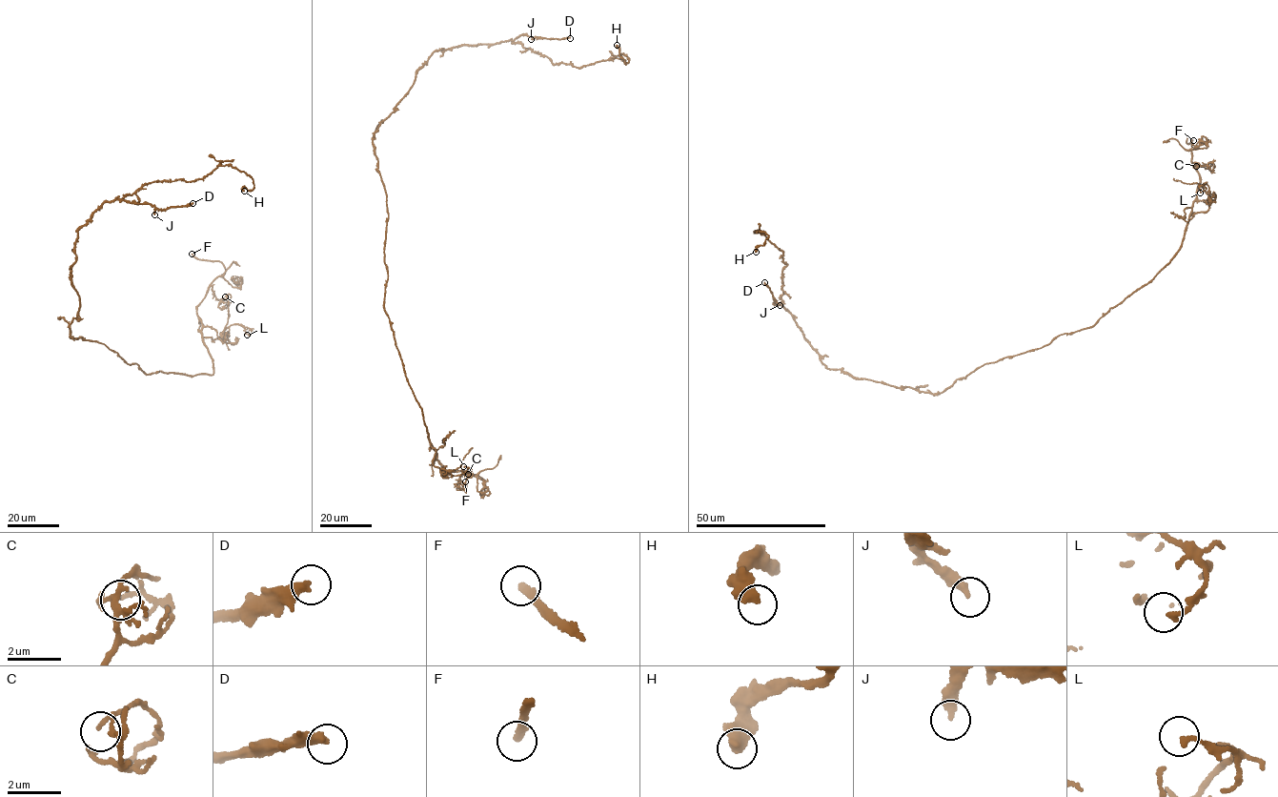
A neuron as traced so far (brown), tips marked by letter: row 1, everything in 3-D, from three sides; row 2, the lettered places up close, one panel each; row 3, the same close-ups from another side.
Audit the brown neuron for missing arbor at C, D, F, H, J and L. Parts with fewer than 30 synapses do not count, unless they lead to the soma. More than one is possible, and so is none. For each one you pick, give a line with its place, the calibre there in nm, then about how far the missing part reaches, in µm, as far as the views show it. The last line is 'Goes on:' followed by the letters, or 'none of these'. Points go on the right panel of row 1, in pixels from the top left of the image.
D: Place: (764, 282). Thickness 260 nm. Missing length about 50 µm
F: Place: (1193, 140). Thickness 200 nm. Missing length about 25 µm
Goes on: D, F

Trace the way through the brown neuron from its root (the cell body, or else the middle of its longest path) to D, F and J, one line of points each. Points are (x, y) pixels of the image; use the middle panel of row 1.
D: (380, 176), (374, 132), (394, 112), (414, 84), (415, 71), (435, 51), (494, 44), (524, 34), (570, 38)
F: (380, 176), (388, 214), (385, 313), (436, 459), (447, 470), (467, 472), (485, 480), (475, 475), (465, 481)
J: (380, 176), (374, 132), (435, 51), (524, 34), (537, 38), (531, 39)

